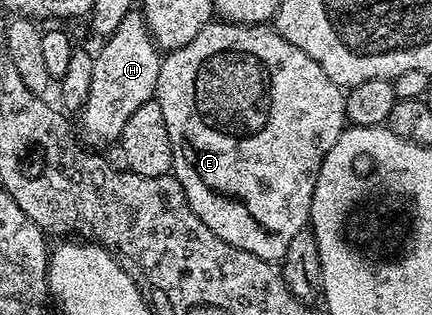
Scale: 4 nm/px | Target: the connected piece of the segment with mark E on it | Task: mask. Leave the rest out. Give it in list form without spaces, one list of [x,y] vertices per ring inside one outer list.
[[[217,19],[205,25],[203,31],[199,31],[199,35],[195,35],[195,39],[187,43],[187,47],[179,47],[162,56],[155,100],[163,111],[163,123],[167,123],[167,135],[173,148],[171,173],[183,187],[191,211],[195,211],[195,215],[199,215],[199,219],[203,219],[203,223],[207,223],[207,227],[215,231],[215,235],[219,235],[219,239],[231,243],[231,247],[251,251],[251,255],[259,255],[259,259],[264,261],[280,262],[291,244],[291,239],[295,239],[295,235],[299,235],[299,231],[309,225],[311,199],[315,195],[315,183],[321,174],[323,159],[327,159],[327,151],[335,147],[339,135],[347,128],[342,86],[335,84],[327,71],[323,71],[323,67],[319,67],[319,63],[311,59],[311,55],[299,51],[295,43],[287,43],[287,39],[283,39],[276,28],[268,24],[235,25],[224,19]]]

